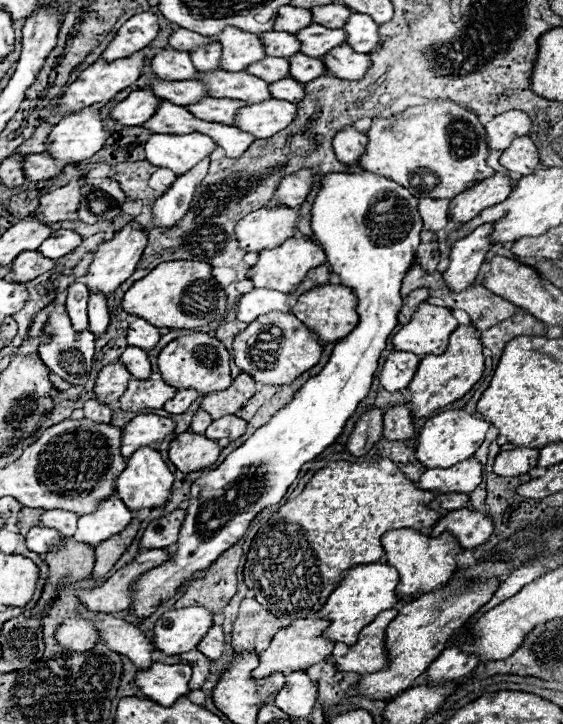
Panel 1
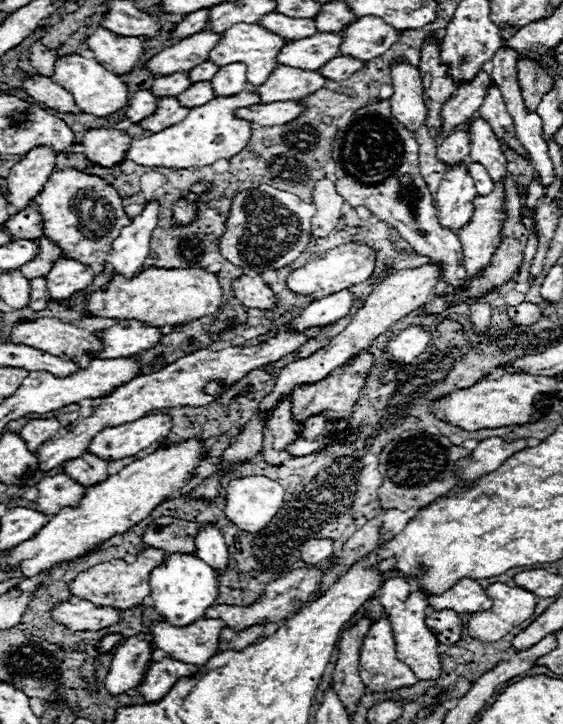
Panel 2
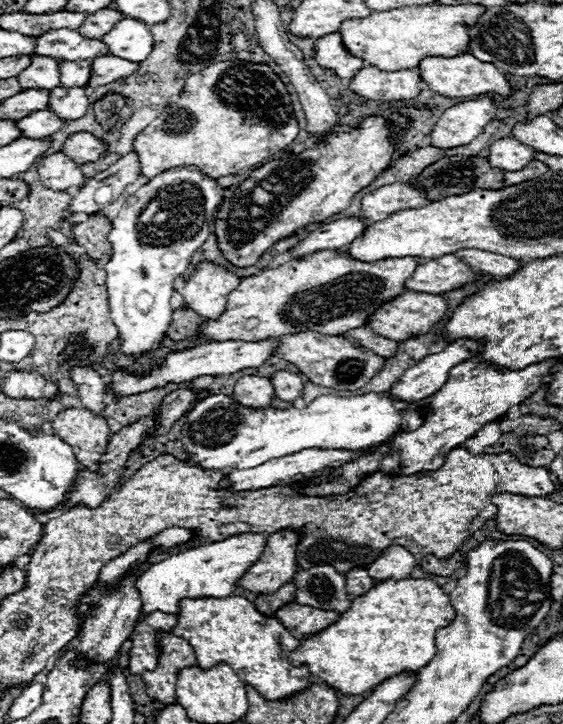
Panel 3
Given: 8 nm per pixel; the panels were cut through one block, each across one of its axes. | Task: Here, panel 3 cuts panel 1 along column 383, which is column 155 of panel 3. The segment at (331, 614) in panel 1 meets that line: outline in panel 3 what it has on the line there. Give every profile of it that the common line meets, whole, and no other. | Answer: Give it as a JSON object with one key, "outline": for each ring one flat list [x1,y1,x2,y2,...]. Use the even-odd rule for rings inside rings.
{"outline":[[236,534,220,542,170,554,166,560,148,566,136,578,136,590,142,598,140,618,156,610,166,614,178,614,180,600,184,600,184,596,230,596,236,590,236,580,242,578,248,566,252,566,260,556,264,542,266,536,260,534]]}

